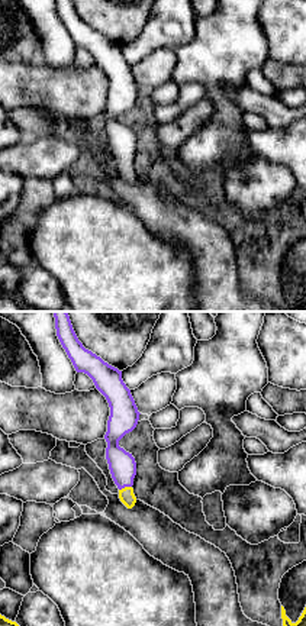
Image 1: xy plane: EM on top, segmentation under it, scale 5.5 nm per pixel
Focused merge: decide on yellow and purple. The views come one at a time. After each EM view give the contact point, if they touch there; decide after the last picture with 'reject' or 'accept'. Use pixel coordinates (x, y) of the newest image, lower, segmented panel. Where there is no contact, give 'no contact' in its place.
contact (125, 487)

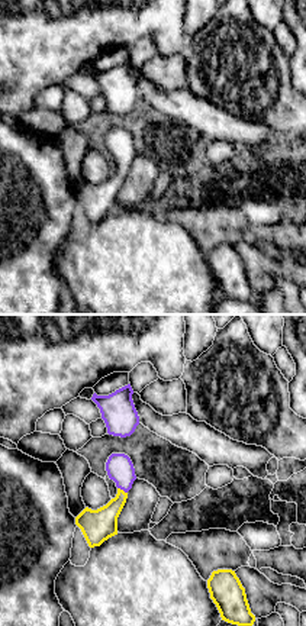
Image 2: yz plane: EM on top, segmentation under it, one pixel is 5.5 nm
contact (122, 490)

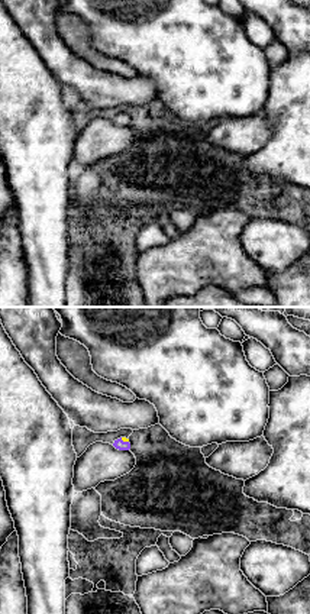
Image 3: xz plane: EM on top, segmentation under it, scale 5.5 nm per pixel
contact (125, 440)

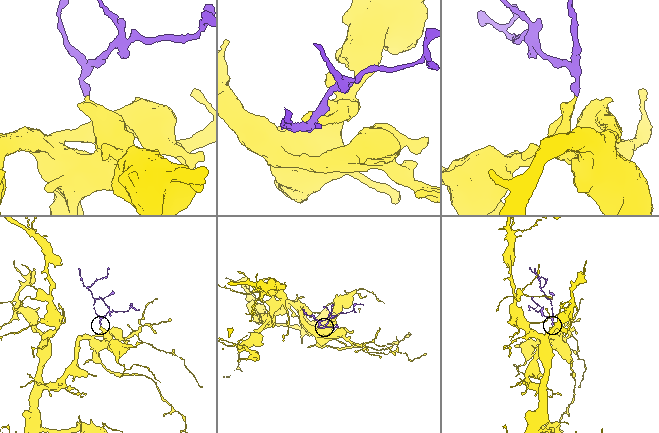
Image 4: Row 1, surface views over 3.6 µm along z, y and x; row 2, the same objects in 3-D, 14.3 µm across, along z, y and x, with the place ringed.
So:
accept

